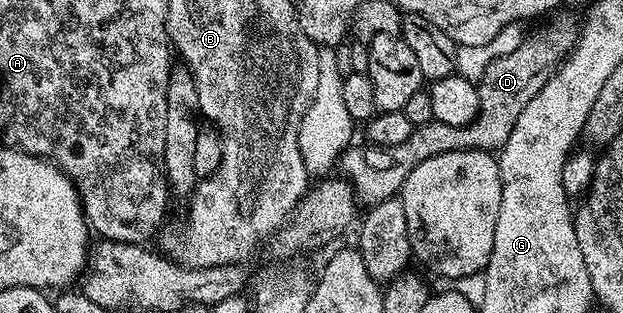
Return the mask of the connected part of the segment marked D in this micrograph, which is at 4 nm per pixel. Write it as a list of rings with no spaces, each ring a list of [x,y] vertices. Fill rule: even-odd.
[[[556,16],[554,19],[556,21],[551,21],[548,25],[543,25],[540,29],[535,29],[519,46],[508,48],[507,52],[495,57],[493,63],[489,63],[489,67],[485,67],[485,75],[477,82],[479,87],[479,114],[475,117],[474,121],[469,125],[462,125],[461,127],[449,127],[448,125],[441,125],[438,123],[432,123],[429,125],[416,125],[411,130],[409,139],[405,139],[405,143],[397,143],[397,147],[381,147],[380,145],[372,145],[370,143],[362,143],[363,145],[358,145],[358,143],[352,144],[348,147],[344,153],[339,156],[337,162],[337,169],[340,174],[346,180],[350,181],[352,189],[355,190],[355,196],[360,202],[364,201],[364,206],[370,207],[372,205],[380,205],[382,201],[387,201],[391,197],[396,196],[402,190],[405,179],[409,179],[409,175],[413,171],[413,167],[417,167],[421,163],[425,163],[425,159],[433,159],[433,155],[445,155],[449,151],[469,151],[470,149],[485,149],[488,151],[498,151],[505,147],[505,143],[509,143],[509,135],[513,132],[513,127],[517,124],[517,118],[520,117],[521,111],[525,111],[525,103],[529,103],[529,99],[533,99],[533,95],[537,95],[541,91],[541,87],[545,87],[545,83],[549,80],[552,73],[558,70],[561,62],[570,54],[571,50],[575,48],[575,43],[579,39],[579,30],[580,26],[577,24],[577,21],[574,21],[571,17],[559,17]]]

